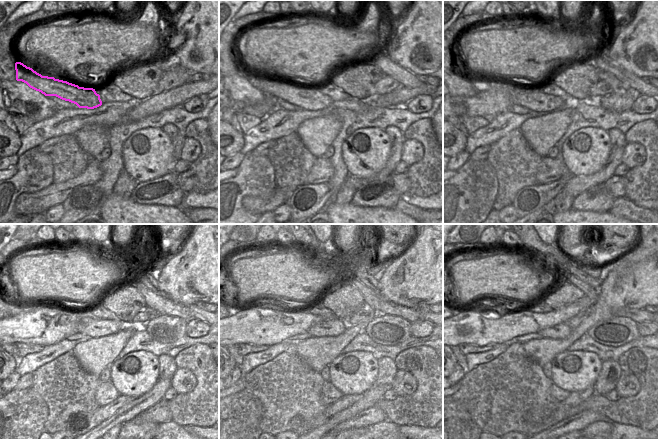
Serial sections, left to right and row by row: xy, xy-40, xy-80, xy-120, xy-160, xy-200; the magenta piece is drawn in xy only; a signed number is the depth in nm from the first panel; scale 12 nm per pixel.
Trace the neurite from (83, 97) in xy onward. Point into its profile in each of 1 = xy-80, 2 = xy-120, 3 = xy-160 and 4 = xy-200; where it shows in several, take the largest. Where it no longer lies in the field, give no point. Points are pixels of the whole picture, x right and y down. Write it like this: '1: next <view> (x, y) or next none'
1: next xy-80 (534, 99)
2: next xy-120 (91, 326)
3: next xy-160 (330, 327)
4: next xy-200 (561, 331)

